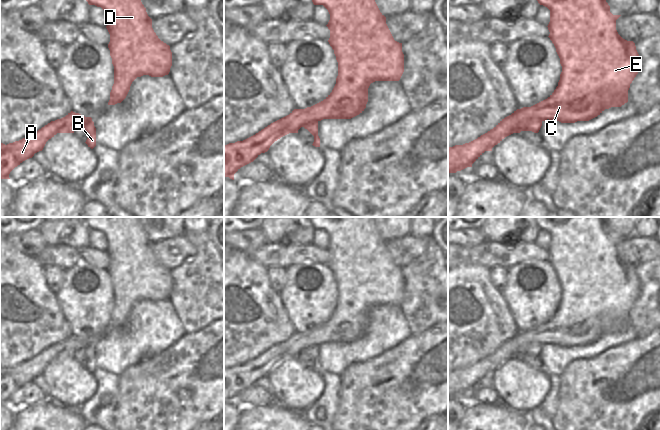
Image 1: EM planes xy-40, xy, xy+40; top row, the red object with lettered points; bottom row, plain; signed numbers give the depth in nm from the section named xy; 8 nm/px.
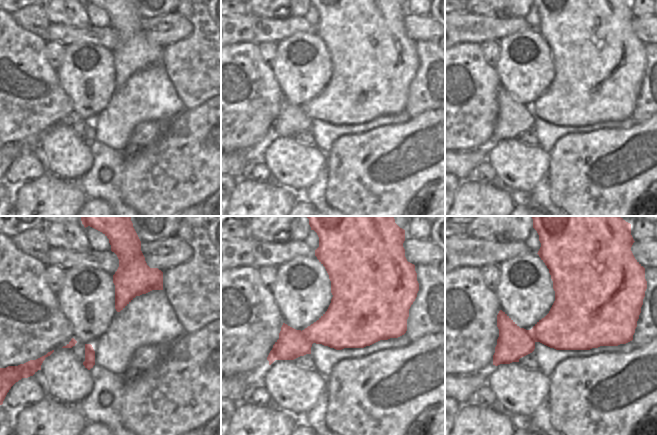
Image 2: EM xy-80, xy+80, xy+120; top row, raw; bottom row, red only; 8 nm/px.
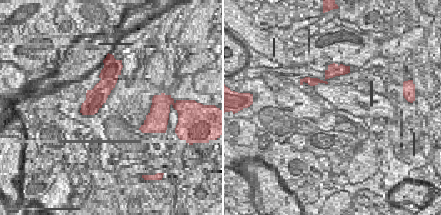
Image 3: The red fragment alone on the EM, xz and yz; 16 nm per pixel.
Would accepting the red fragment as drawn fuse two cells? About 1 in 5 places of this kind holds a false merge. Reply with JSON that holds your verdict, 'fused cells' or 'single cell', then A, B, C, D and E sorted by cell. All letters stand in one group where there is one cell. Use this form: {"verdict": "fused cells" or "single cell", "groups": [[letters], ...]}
{"verdict": "fused cells", "groups": [["A", "C", "D", "E"], ["B"]]}

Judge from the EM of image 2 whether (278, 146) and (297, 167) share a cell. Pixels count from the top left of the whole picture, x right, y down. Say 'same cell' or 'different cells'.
same cell

